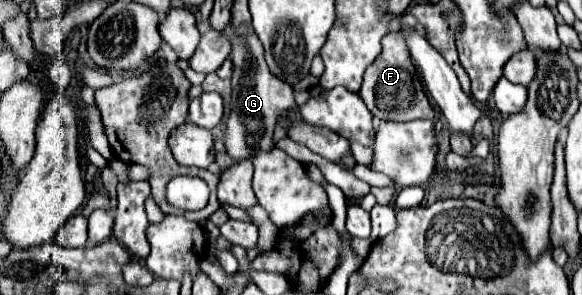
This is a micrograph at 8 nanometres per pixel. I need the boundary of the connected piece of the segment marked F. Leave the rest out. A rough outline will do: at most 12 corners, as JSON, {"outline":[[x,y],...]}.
{"outline":[[400,35],[382,39],[360,97],[376,119],[434,119]]}

